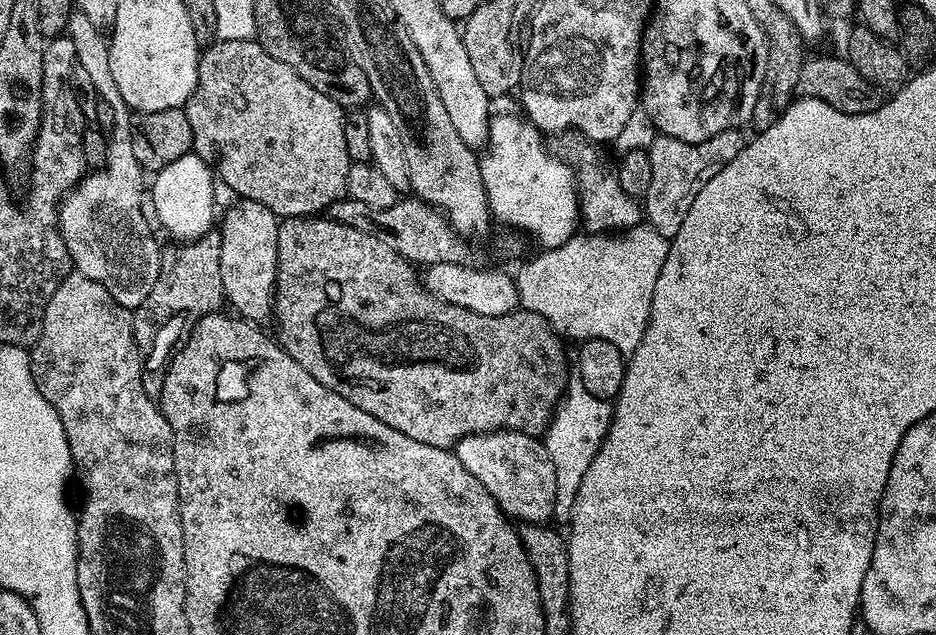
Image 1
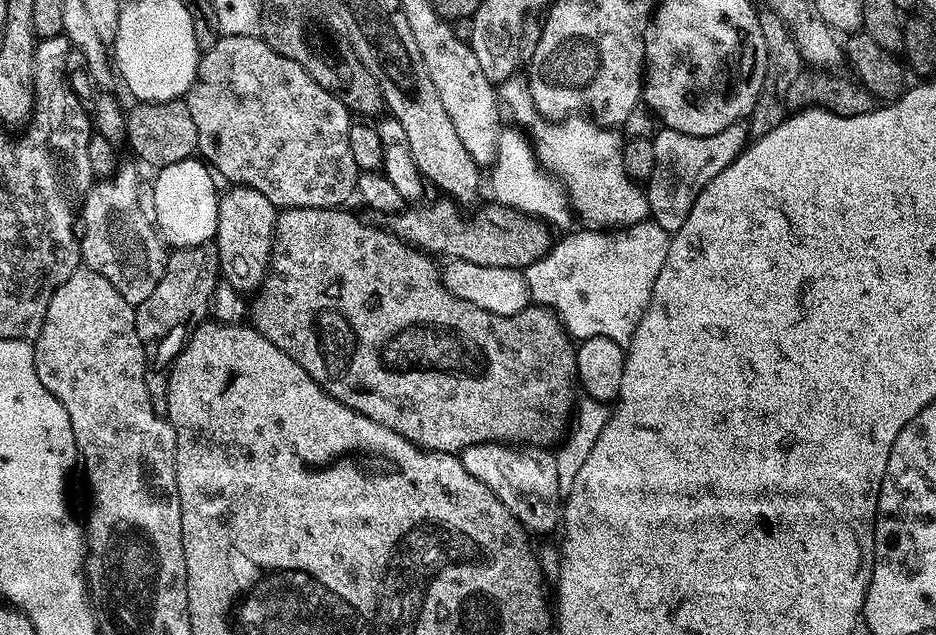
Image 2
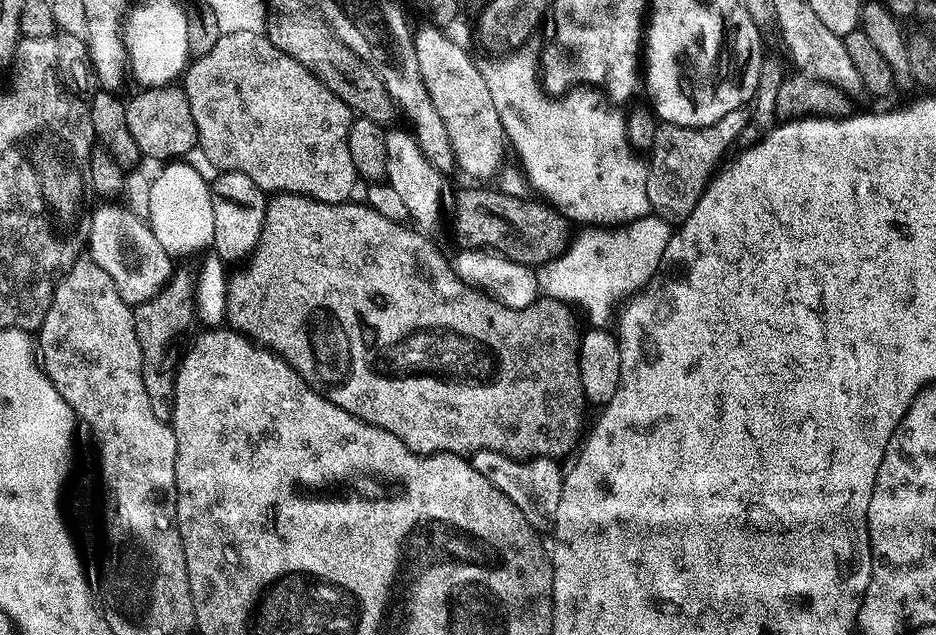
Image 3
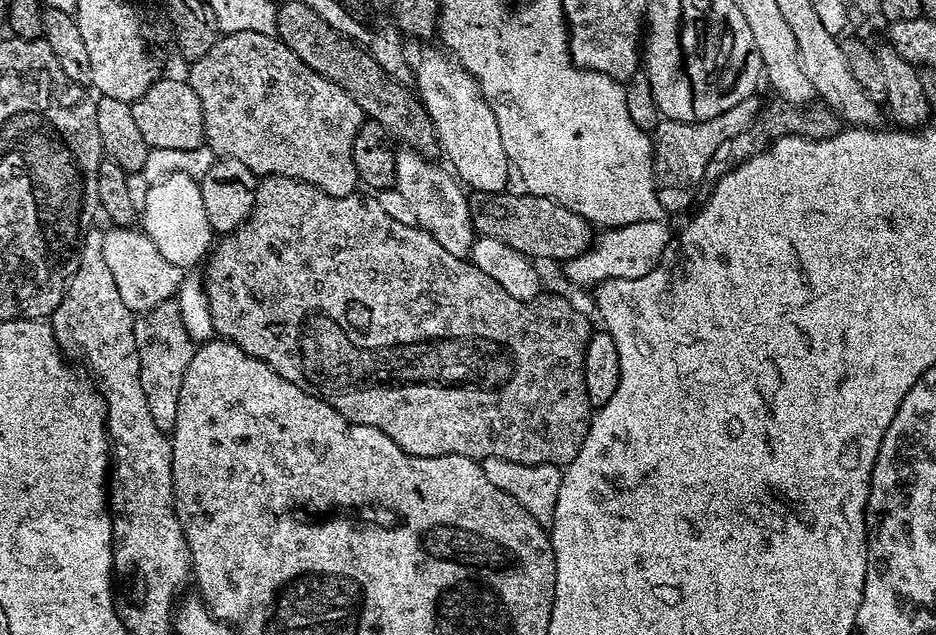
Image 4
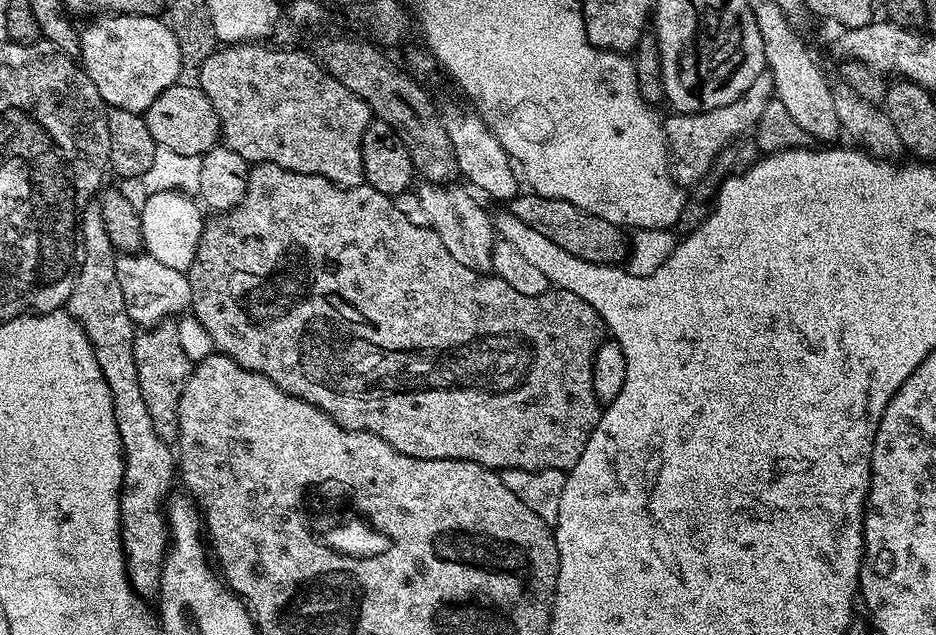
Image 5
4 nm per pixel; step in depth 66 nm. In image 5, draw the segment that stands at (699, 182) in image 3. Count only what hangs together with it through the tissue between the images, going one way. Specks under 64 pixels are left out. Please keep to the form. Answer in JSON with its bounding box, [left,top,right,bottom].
[663,74,774,186]

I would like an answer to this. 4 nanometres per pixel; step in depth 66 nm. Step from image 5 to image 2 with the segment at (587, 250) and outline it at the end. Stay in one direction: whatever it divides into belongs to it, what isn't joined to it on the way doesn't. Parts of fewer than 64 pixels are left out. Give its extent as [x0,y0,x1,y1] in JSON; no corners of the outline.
[390,199,554,270]

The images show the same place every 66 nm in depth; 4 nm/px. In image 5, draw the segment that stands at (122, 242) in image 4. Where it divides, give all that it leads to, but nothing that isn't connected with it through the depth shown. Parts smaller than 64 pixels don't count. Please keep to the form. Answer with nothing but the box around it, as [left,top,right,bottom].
[116,254,192,329]

